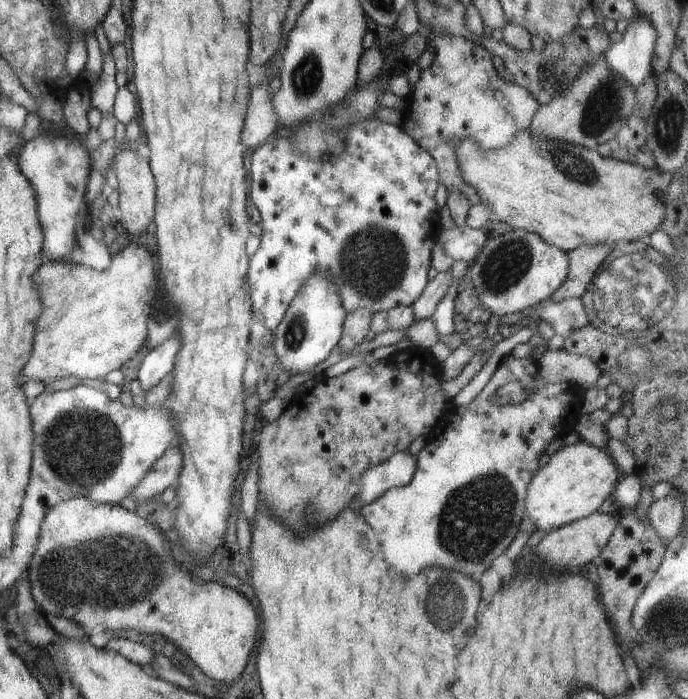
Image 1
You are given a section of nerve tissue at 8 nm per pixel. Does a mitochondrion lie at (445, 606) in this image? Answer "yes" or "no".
yes

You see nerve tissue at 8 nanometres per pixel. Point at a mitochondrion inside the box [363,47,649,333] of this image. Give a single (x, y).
(508, 264)

